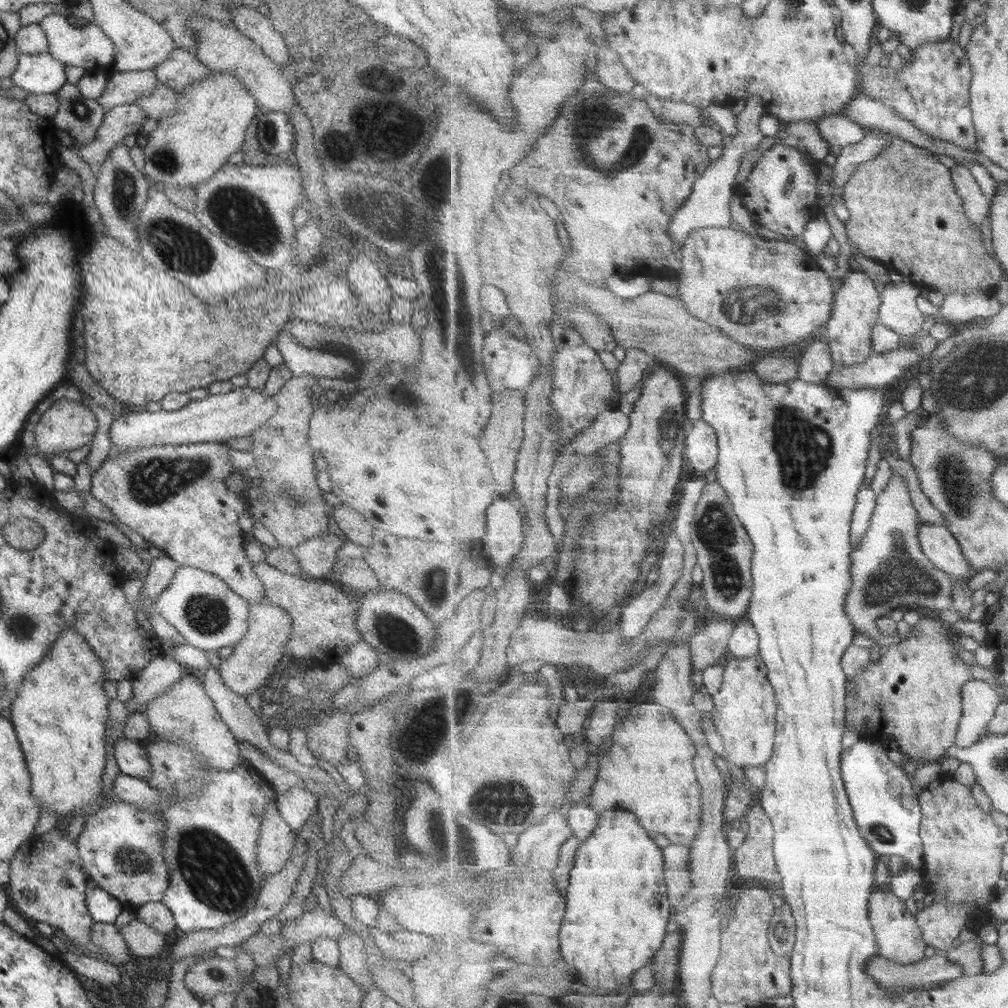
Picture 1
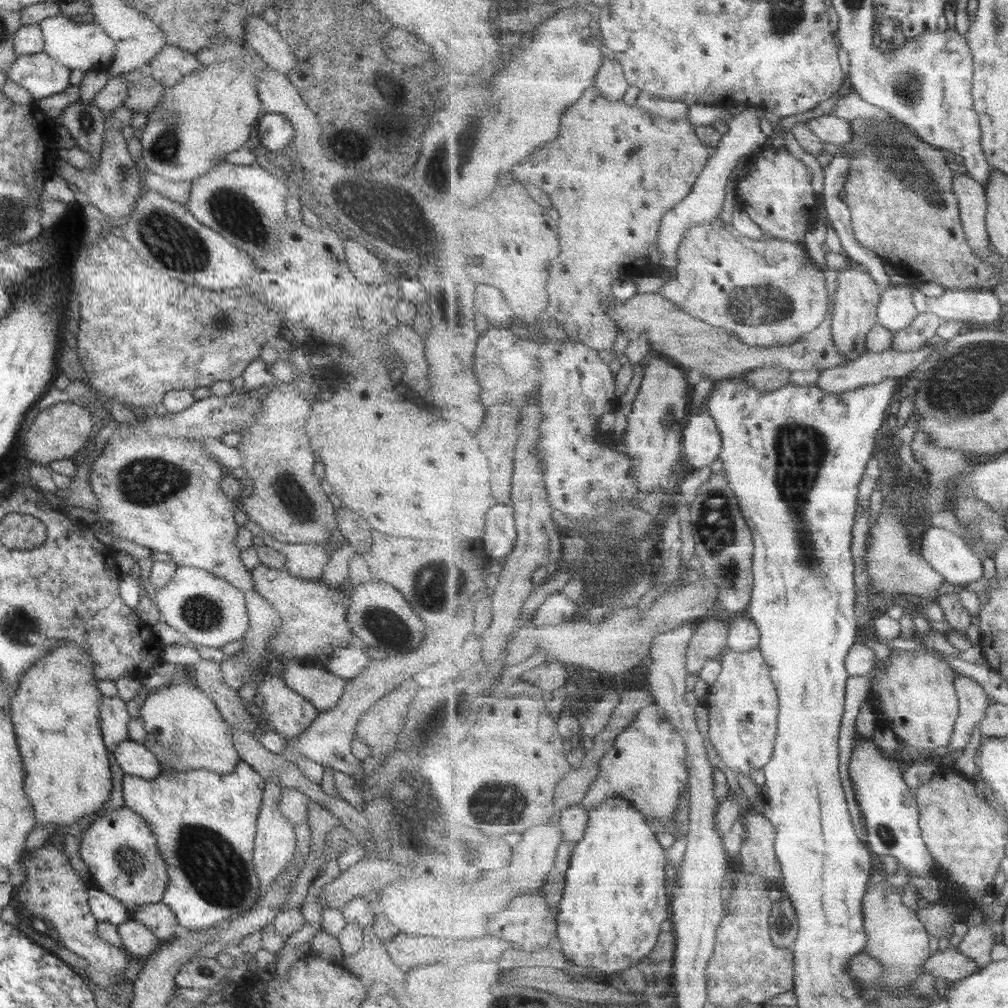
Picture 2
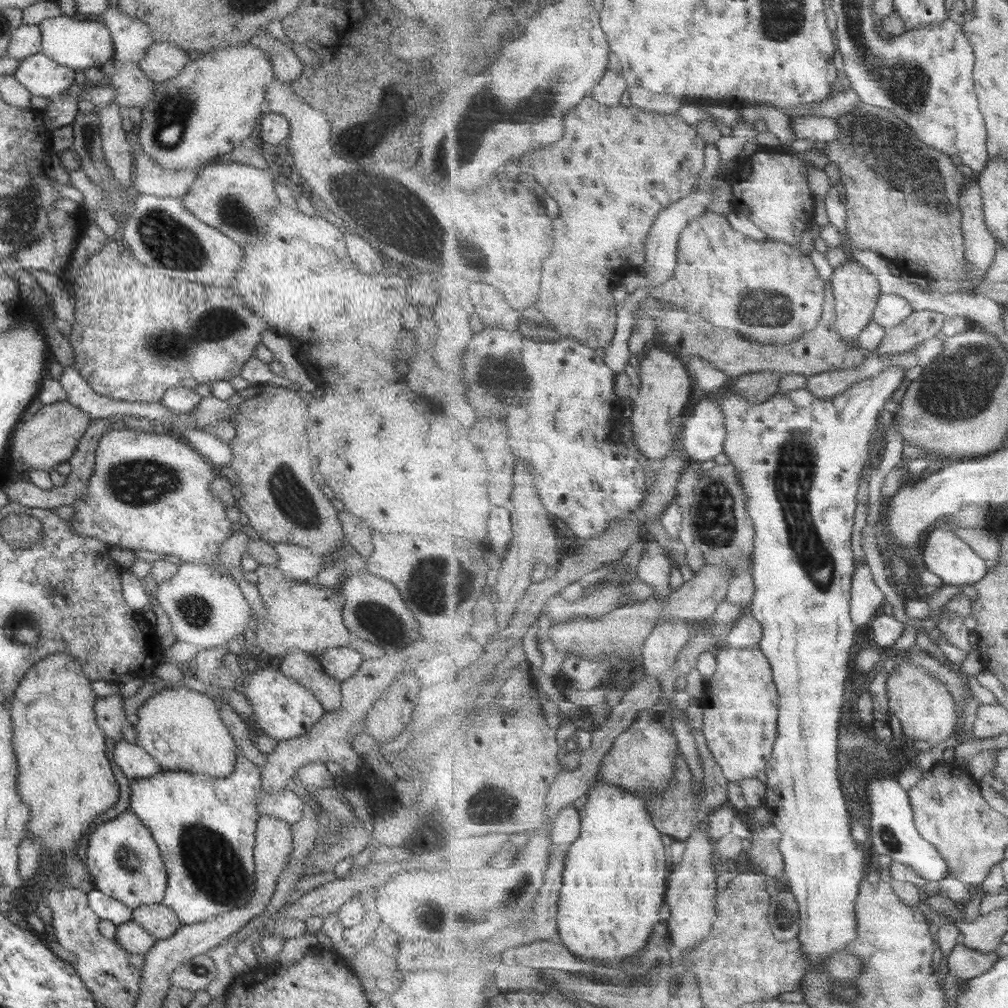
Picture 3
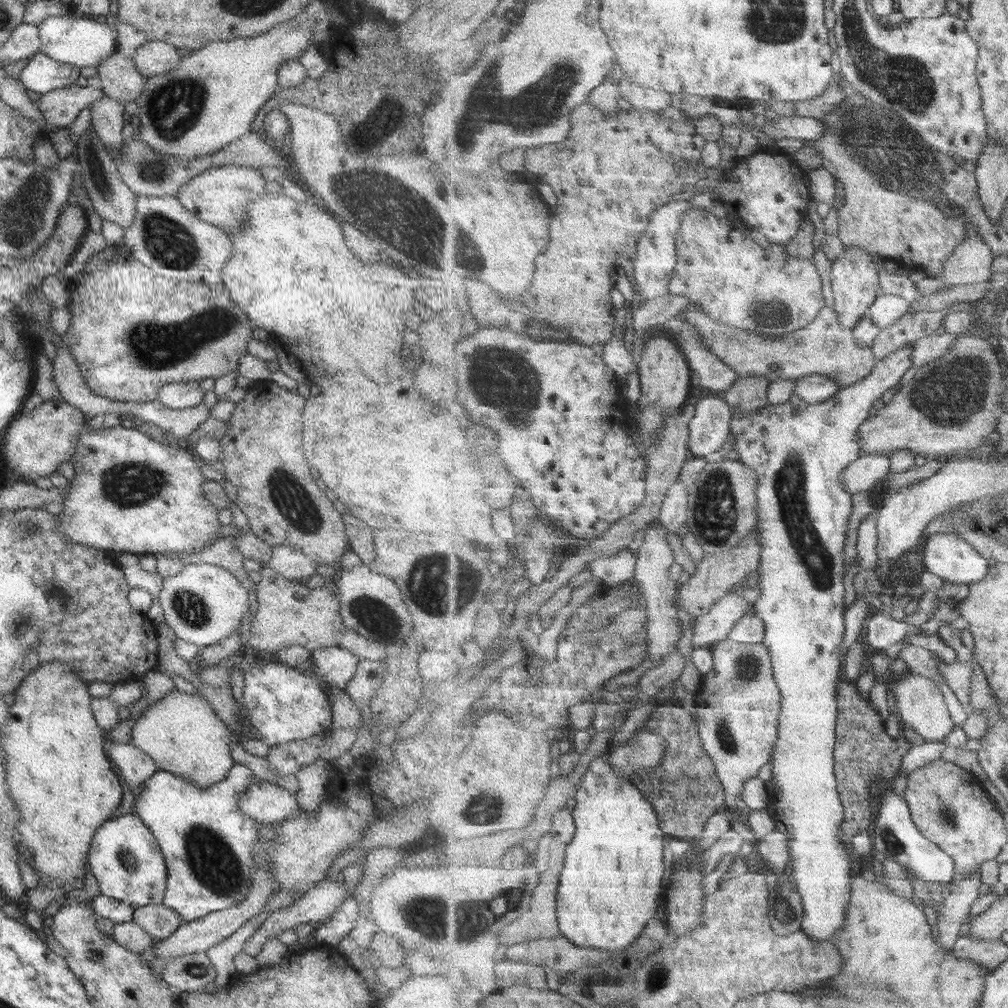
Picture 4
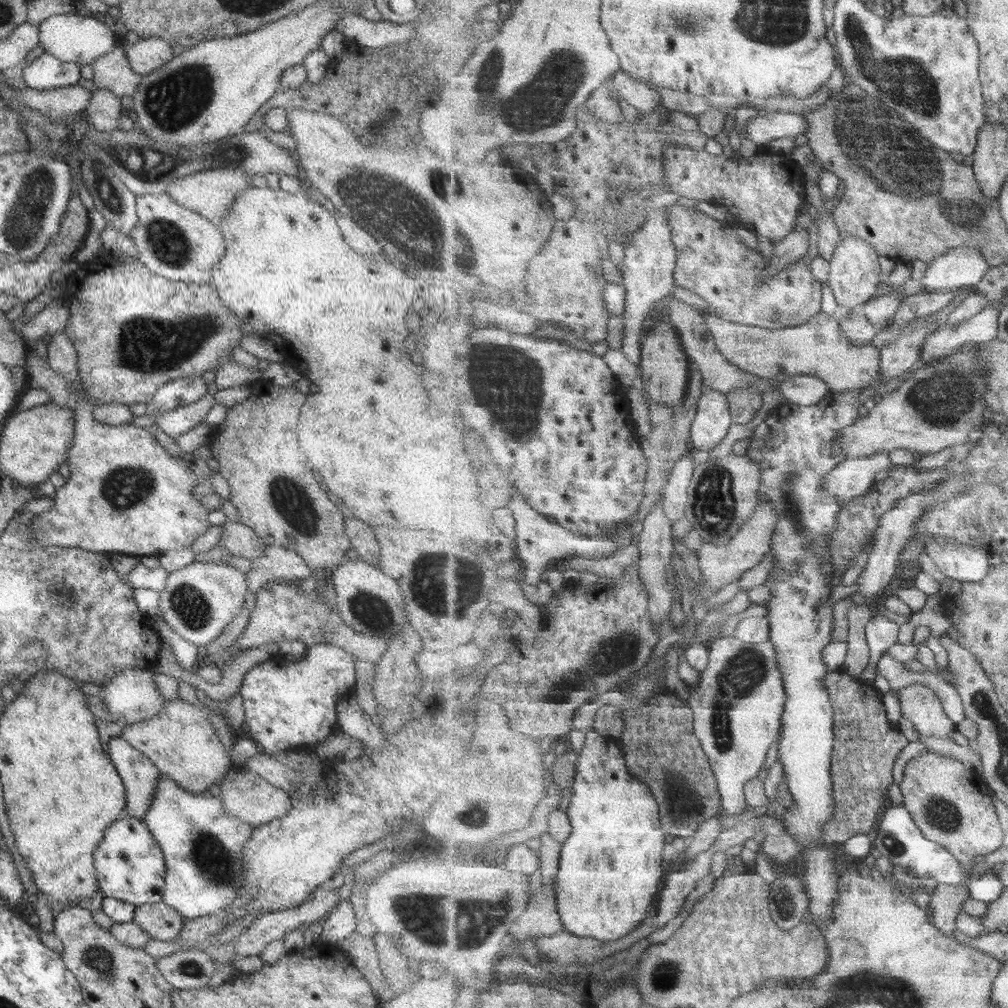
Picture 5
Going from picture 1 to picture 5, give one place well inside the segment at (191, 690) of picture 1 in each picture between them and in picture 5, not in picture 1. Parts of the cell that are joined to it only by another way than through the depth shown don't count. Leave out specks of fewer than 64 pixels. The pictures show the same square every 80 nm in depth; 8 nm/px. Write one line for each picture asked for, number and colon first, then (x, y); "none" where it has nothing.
2: (184, 730)
3: (180, 728)
4: (180, 732)
5: (180, 741)

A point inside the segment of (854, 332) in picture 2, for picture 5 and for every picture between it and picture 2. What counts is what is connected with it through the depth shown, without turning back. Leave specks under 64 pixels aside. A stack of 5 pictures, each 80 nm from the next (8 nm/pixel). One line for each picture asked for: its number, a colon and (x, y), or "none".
3: (857, 291)
4: (855, 277)
5: (854, 279)

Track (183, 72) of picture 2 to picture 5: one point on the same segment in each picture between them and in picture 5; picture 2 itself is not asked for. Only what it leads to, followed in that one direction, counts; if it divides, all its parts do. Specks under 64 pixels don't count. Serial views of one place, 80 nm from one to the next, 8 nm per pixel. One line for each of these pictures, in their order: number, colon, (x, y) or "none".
3: (162, 61)
4: (154, 58)
5: (146, 55)

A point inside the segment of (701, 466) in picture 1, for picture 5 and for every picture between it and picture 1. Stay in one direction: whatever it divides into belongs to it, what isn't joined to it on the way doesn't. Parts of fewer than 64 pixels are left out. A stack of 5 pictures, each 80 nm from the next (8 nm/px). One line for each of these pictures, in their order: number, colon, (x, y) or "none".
2: (703, 442)
3: (703, 435)
4: (710, 428)
5: (713, 419)

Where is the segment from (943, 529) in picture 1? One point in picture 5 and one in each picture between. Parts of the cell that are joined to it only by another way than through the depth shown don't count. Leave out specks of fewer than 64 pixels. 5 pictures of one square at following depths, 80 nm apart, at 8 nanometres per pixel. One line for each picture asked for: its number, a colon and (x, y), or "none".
2: (950, 554)
3: (946, 554)
4: (948, 555)
5: (966, 563)

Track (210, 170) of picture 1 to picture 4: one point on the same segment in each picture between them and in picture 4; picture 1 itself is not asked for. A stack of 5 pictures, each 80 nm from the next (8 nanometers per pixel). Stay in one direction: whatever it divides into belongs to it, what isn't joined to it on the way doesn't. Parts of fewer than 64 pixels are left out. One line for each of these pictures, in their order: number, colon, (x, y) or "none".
2: (207, 114)
3: (210, 107)
4: (211, 97)

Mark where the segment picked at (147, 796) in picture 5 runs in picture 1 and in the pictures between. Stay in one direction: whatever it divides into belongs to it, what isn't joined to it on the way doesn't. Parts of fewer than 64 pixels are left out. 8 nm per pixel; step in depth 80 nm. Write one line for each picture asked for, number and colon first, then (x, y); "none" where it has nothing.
1: (128, 756)
2: (132, 758)
3: (133, 762)
4: (135, 766)

